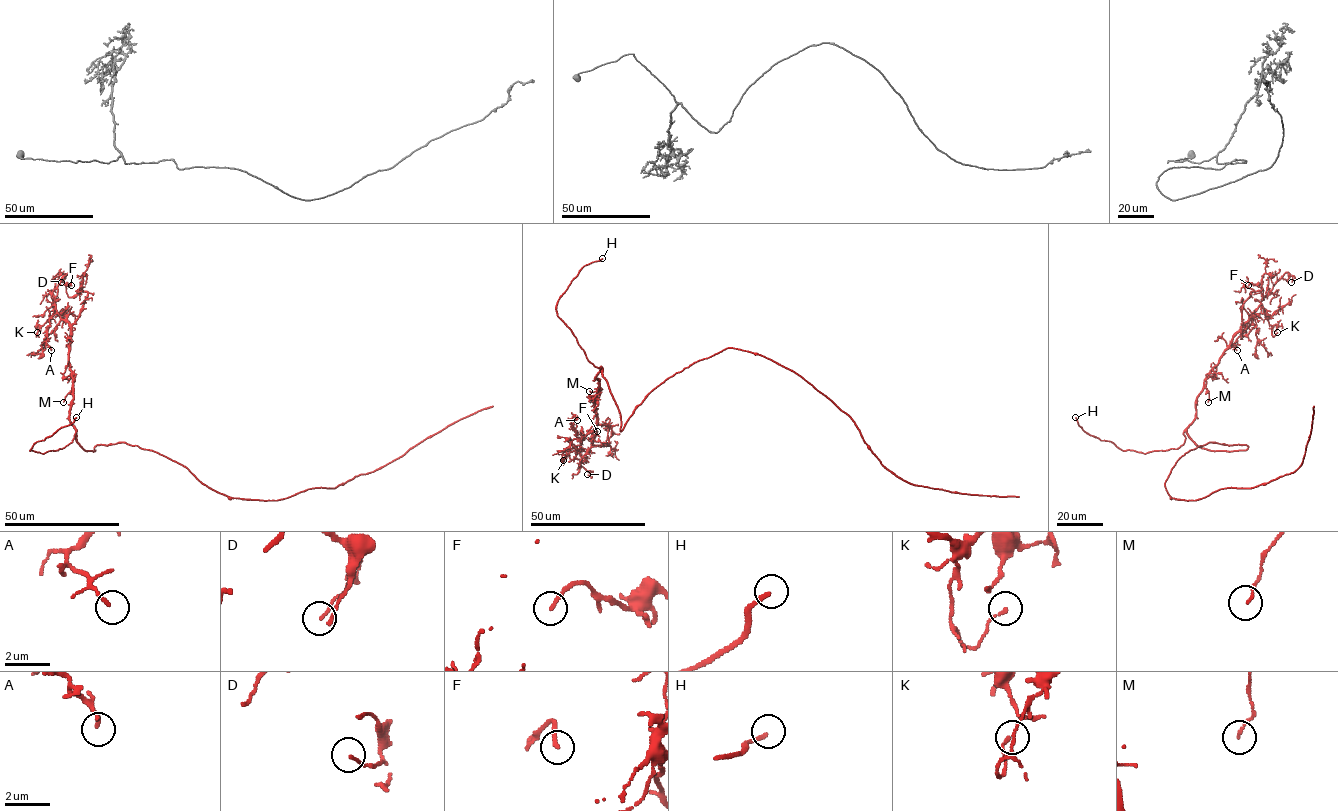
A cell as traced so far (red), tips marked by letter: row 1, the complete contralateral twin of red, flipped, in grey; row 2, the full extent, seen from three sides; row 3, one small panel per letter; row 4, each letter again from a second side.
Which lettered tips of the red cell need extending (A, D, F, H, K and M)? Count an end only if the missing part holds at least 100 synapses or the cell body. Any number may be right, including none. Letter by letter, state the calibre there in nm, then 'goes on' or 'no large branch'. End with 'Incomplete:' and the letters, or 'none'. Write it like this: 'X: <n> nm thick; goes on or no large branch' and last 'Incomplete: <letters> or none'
A: 120 nm thick; no large branch
D: 110 nm thick; no large branch
F: 180 nm thick; no large branch
H: 170 nm thick; goes on
K: 120 nm thick; no large branch
M: 110 nm thick; no large branch
Incomplete: H

